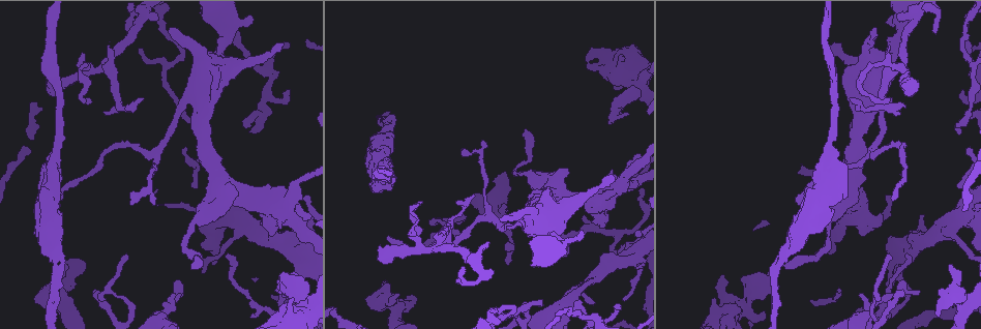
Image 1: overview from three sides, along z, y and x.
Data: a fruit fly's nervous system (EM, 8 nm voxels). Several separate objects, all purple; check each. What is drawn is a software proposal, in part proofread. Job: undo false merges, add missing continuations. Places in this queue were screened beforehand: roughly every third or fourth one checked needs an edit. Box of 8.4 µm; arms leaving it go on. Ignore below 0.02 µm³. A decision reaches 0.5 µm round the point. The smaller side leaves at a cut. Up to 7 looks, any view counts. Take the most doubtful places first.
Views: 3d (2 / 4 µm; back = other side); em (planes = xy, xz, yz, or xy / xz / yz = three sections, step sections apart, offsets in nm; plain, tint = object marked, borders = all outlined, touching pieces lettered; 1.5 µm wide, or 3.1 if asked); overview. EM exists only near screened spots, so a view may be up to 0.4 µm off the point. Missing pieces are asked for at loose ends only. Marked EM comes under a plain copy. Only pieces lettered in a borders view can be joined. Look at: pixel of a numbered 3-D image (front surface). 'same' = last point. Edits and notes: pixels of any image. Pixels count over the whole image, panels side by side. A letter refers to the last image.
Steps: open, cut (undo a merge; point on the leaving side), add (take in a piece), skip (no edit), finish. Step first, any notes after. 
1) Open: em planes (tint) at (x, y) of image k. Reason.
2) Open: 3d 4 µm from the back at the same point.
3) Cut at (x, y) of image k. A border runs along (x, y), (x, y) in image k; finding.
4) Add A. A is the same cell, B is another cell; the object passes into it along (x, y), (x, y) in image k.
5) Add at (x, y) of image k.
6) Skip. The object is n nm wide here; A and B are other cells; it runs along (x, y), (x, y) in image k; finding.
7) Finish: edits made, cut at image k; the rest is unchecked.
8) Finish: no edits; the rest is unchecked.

Open: em planes (borders) at (524, 130) of image 1. Tapers out.

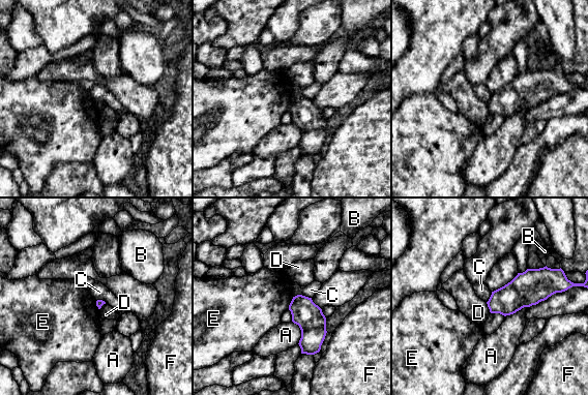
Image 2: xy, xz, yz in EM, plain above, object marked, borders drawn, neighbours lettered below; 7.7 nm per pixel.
Skip. The longest contact is with A, 190 nm; A, B, C, D, E and F are other cells; a border runs along (293, 296), (304, 295), (311, 298) in image 2; none of them fits.

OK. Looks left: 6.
Open: em yz step 8 (tint) at (433, 248) of image 1. Thick turns thin.

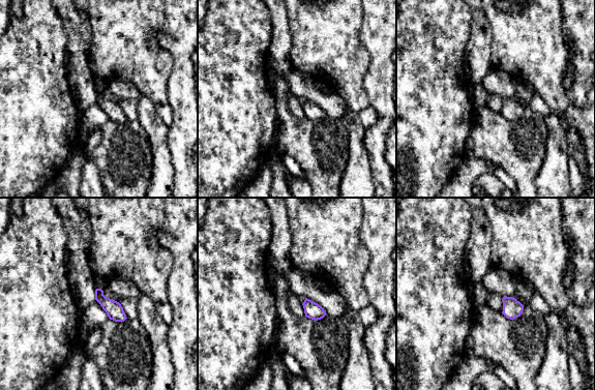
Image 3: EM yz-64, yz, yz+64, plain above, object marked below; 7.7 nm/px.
Open: em planes (borders) at the same point.

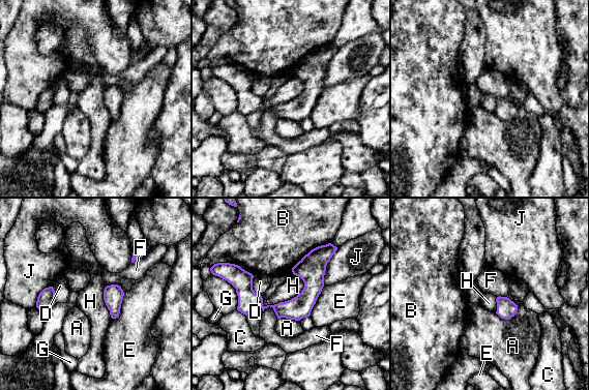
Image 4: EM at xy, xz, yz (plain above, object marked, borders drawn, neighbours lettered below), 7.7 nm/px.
Skip. The longest contact is with H, 340 nm; A, B, C, D, E, F, G, H and J are other cells; one neuron here.

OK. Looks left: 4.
Open: em planes (borders) at (282, 43) of image 1. Branch stops here.

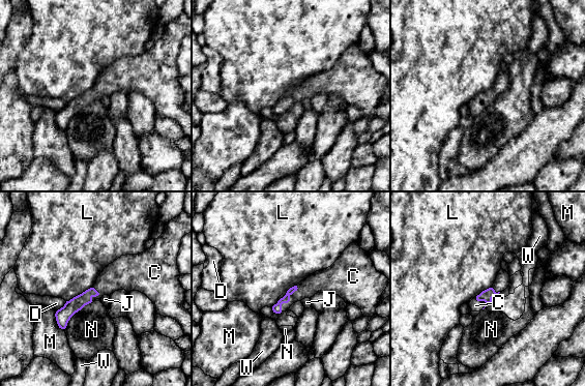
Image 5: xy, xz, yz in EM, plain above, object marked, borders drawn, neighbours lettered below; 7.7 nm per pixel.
Add C. The longest contact is with N, 300 nm; C is the same cell, D, J, L, M, N and W are other cells; the neuron continues.

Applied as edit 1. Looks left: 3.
Finish: edits made, add at image 5; the rest is unchecked.

